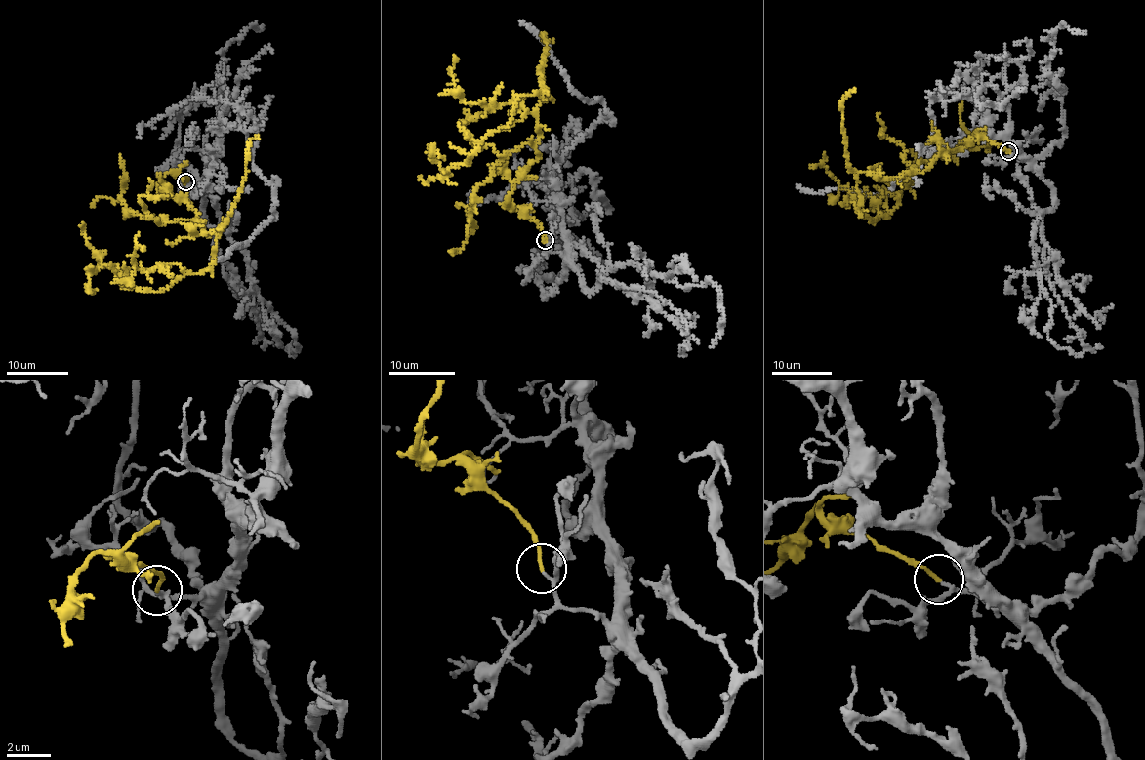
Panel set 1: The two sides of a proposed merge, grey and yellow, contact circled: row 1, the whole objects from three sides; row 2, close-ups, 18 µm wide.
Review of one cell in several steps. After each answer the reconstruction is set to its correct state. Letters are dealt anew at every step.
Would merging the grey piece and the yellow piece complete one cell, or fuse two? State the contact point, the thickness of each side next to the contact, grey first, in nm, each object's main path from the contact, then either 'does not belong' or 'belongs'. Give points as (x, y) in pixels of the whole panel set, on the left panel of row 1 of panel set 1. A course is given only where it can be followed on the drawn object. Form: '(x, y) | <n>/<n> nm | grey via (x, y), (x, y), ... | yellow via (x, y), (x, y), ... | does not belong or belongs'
(185, 181) | 150/160 nm | grey via (184, 182), (203, 180), (219, 134), (234, 126), (254, 130), (252, 166), (276, 180), (274, 219), (209, 256) | yellow via (185, 181), (165, 175), (160, 192), (205, 234), (223, 228), (213, 263), (146, 291), (106, 265), (96, 289) | does not belong

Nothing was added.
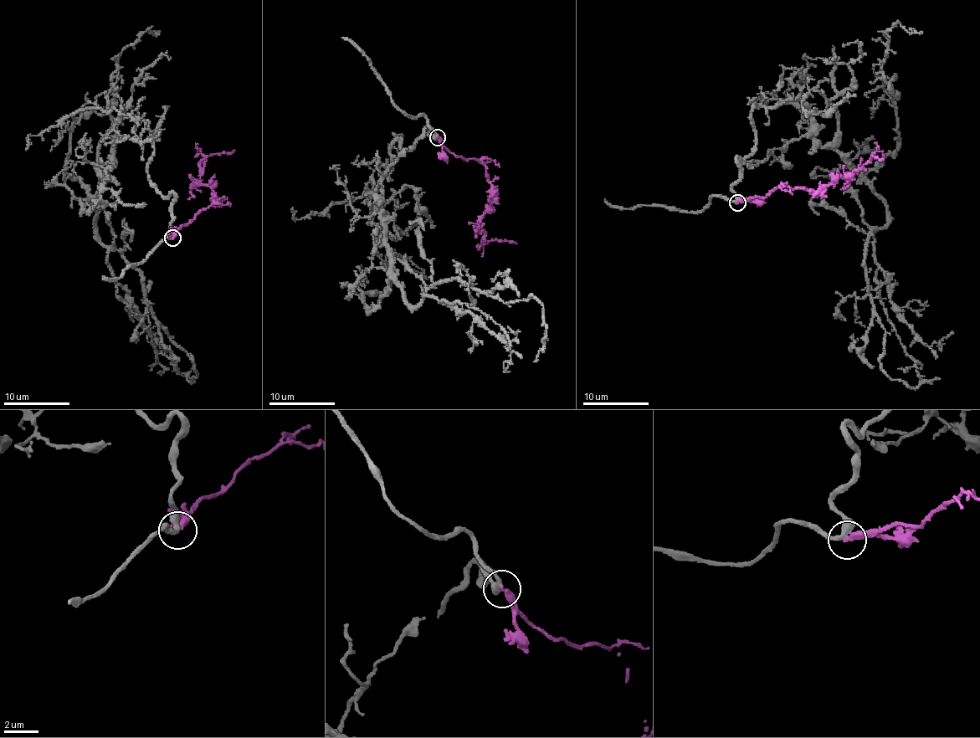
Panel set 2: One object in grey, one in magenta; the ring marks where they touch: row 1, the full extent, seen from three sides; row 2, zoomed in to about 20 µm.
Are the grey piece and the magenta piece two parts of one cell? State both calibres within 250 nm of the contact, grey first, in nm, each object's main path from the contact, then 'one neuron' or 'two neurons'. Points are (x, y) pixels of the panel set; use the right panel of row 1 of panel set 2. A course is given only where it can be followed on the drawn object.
calibres 360 and 360 nm; course grey (736, 202), (751, 110), (797, 103), (886, 207), (864, 256), (879, 367), (915, 388), (939, 378); course magenta (737, 202), (764, 197), (782, 185), (823, 192), (836, 179), (848, 176), (873, 156), (884, 158); two neurons

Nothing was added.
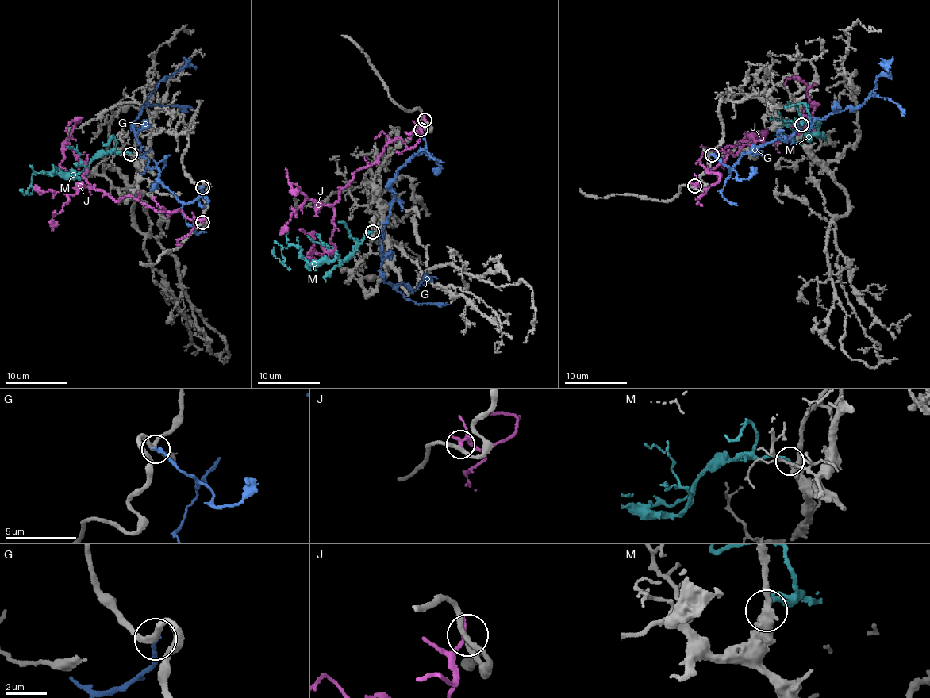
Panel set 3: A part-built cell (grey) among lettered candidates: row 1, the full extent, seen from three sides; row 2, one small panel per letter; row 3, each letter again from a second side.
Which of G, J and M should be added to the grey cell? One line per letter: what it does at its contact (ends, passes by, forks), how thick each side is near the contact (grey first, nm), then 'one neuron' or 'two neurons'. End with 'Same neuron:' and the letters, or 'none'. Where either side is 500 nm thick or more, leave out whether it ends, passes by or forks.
G: it ends | 280/240 nm | two neurons
J: it ends | 260/260 nm | two neurons
M: it ends | 440/240 nm | one neuron
Same neuron: M

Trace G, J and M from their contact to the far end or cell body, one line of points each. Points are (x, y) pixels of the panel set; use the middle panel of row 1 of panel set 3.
G: (420, 129), (426, 145), (390, 183), (381, 277), (416, 289), (437, 278)
J: (425, 119), (418, 143), (390, 140), (340, 189), (333, 248), (314, 260), (312, 241), (301, 229)
M: (372, 232), (342, 262), (337, 255), (310, 264), (301, 250), (289, 245), (282, 252), (284, 264), (274, 247)

